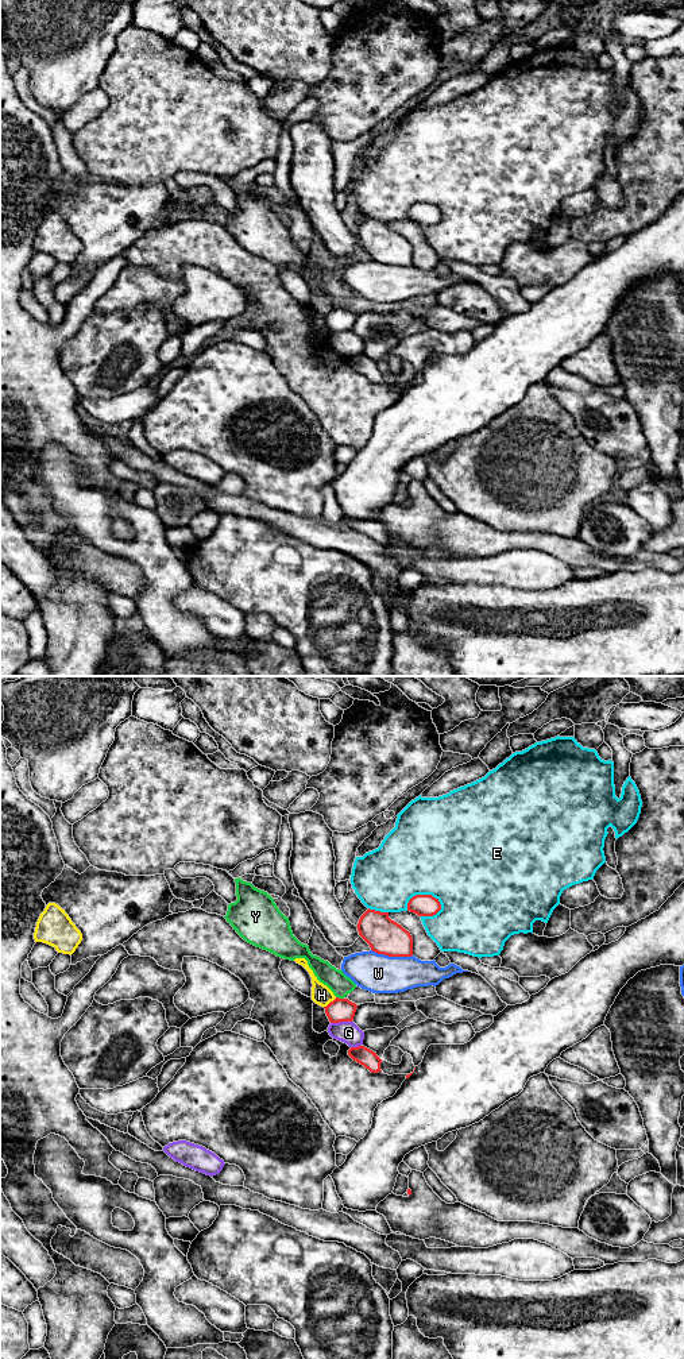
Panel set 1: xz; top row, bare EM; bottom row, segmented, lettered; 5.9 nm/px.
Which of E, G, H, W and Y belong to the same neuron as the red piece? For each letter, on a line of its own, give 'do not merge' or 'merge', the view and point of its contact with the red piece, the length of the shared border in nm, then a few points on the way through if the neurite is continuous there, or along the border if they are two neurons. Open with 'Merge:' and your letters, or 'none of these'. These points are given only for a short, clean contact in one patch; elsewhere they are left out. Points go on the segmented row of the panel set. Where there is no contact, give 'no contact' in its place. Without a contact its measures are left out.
Merge: none of these
E: do not merge; meets red in xz at (420, 895); contact 220 nm long
G: do not merge; meets red in xz at (340, 1020); contact 130 nm long; border along xz (351, 1020), (331, 1023)
H: do not merge; meets red in xz at (331, 1002); contact 100 nm long; border along xz (336, 997), (324, 1007)
W: do not merge; meets red in xz at (391, 956); contact 260 nm long; border along xz (371, 949), (389, 956), (412, 956)
Y: do not merge; meets red in xz at (340, 999); contact 50 nm long

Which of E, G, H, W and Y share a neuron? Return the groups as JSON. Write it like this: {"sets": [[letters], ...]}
{"sets": [["E"], ["G"], ["H"], ["W"], ["Y"]]}

